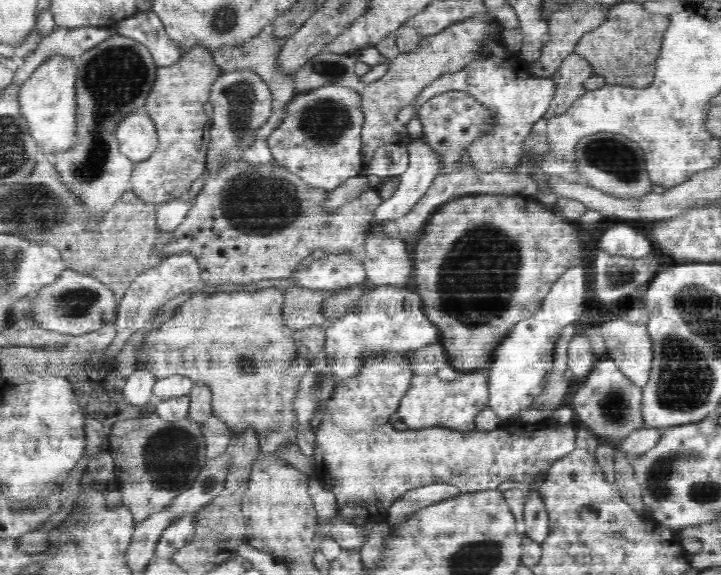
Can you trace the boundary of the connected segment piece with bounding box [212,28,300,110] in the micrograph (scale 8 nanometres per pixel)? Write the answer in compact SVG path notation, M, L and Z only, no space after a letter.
M271 28L263 29L259 34L252 36L248 41L232 42L232 44L220 44L218 48L212 50L214 62L219 68L226 72L232 72L236 68L252 68L260 73L272 91L273 110L287 108L298 96L300 92L295 85L294 72L283 70L279 63L279 54L283 51L285 42L289 37L278 37Z

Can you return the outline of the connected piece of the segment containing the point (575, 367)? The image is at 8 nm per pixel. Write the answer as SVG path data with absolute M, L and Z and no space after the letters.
M581 332L574 335L570 341L567 355L567 369L573 372L572 380L578 379L581 382L591 374L591 370L595 368L595 363L599 359L592 353L590 341Z

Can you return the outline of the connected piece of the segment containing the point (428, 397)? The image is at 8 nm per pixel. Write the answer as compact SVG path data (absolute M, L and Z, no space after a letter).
M491 366L488 369L474 370L470 372L461 372L454 380L444 380L443 377L438 376L437 374L431 375L416 375L412 377L411 387L408 389L406 396L401 400L399 404L398 416L401 417L401 421L406 424L408 429L412 429L413 431L422 431L424 429L431 428L444 428L449 431L454 431L458 435L475 435L477 431L477 424L475 420L478 418L479 414L489 406L489 384L491 382Z

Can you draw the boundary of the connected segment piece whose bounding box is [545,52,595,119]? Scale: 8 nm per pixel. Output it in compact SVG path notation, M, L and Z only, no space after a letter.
M578 52L570 53L548 76L554 81L554 97L551 111L547 112L545 118L568 111L576 100L586 94L588 90L584 82L594 75L593 66L587 58Z

